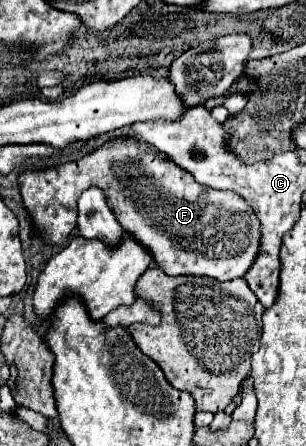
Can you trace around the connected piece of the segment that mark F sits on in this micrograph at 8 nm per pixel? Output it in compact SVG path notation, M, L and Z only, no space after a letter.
M134 137L110 139L76 161L48 169L26 169L18 175L24 207L36 227L36 233L46 245L62 245L68 239L76 227L76 201L92 185L104 191L106 203L120 221L122 231L132 235L138 243L144 243L144 247L152 251L154 263L166 275L206 275L216 281L230 281L242 277L256 259L260 247L260 223L244 197L234 191L216 191L196 183L188 171L154 151L152 145Z

